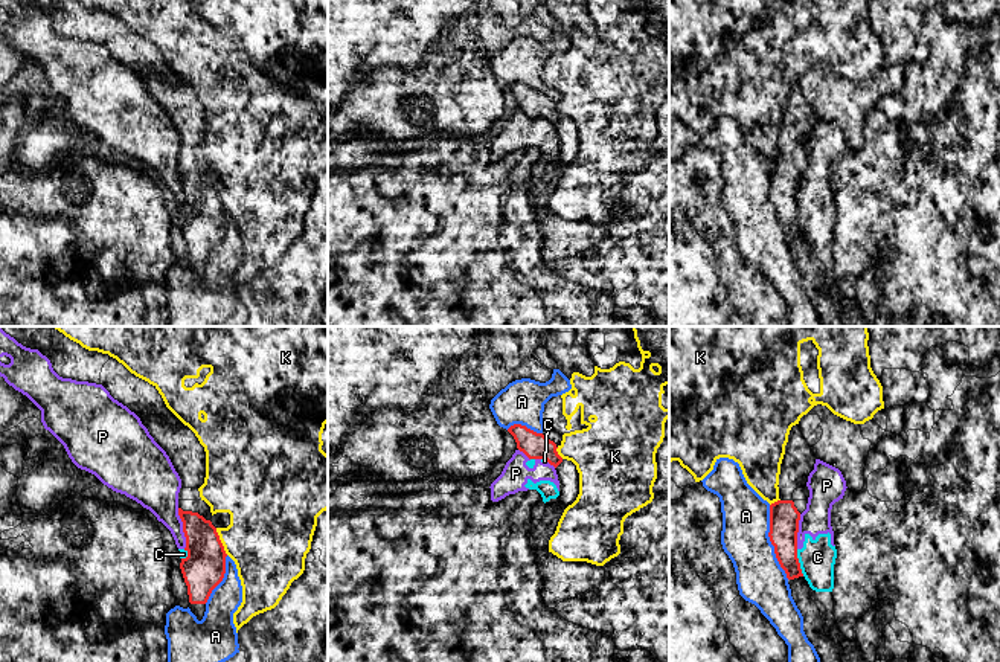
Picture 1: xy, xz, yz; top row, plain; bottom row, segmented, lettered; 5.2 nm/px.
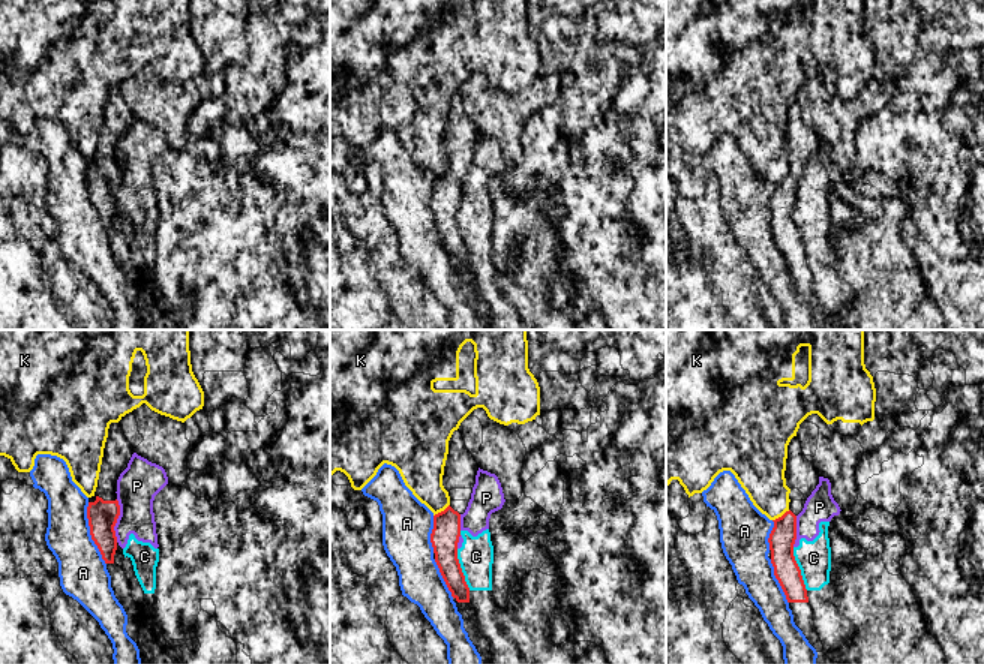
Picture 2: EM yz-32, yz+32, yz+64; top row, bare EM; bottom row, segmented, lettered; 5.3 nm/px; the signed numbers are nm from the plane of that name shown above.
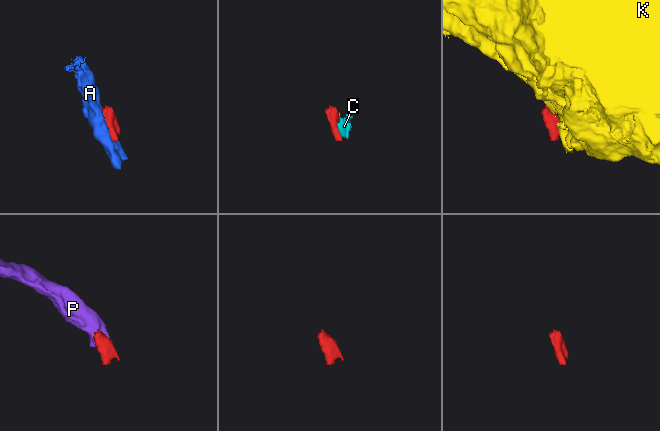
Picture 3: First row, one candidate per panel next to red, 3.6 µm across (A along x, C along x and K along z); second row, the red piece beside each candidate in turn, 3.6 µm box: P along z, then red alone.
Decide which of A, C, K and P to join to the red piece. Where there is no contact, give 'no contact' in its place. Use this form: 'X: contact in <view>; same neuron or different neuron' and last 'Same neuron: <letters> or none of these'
A: contact in yz; different neuron
C: contact in yz; different neuron
K: contact in xy; different neuron
P: contact in xy; different neuron
Same neuron: none of these

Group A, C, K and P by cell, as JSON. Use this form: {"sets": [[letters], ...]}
{"sets": [["A"], ["C", "P"], ["K"]]}

